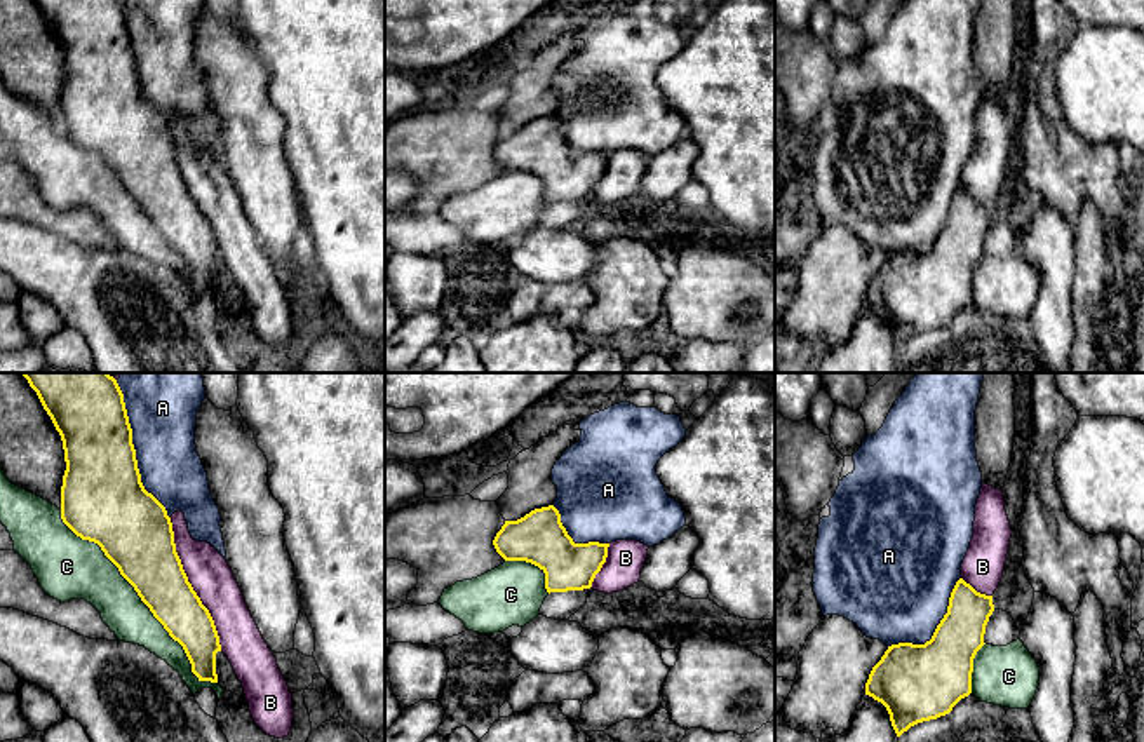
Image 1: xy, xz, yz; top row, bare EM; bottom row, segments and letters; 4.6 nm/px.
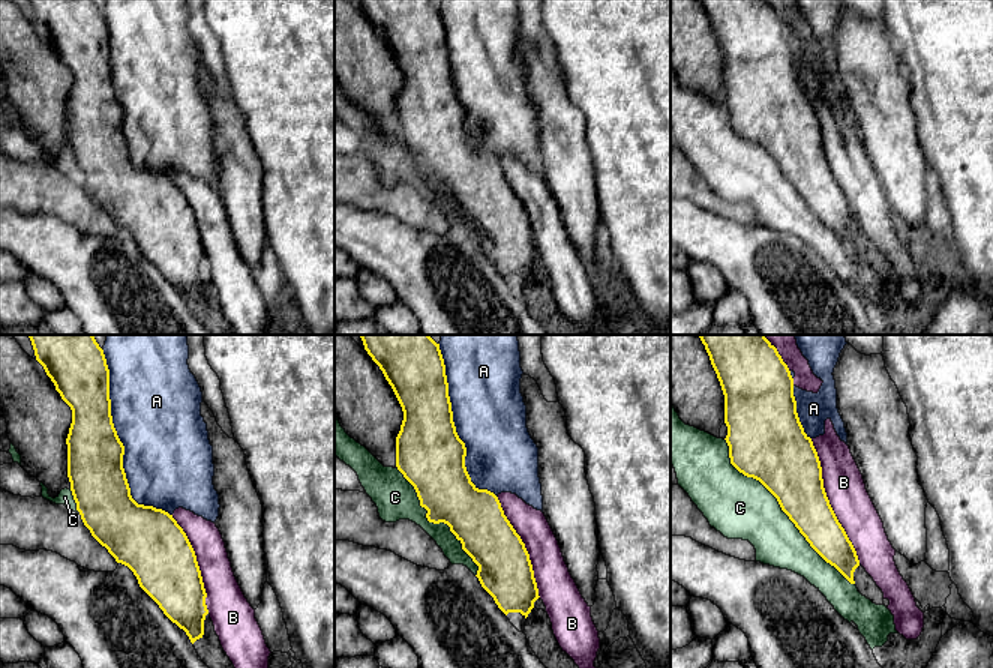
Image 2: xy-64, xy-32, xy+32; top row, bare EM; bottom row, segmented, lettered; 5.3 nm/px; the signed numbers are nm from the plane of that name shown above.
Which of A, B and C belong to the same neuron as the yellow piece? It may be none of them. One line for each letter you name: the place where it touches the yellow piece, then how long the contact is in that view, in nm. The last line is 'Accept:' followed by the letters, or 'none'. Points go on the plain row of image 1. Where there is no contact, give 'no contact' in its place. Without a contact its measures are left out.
B: meets yellow in xy at (190, 194); contact 650 nm long
Accept: B

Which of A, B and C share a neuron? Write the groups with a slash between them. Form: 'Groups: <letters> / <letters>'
Groups: A / B / C

